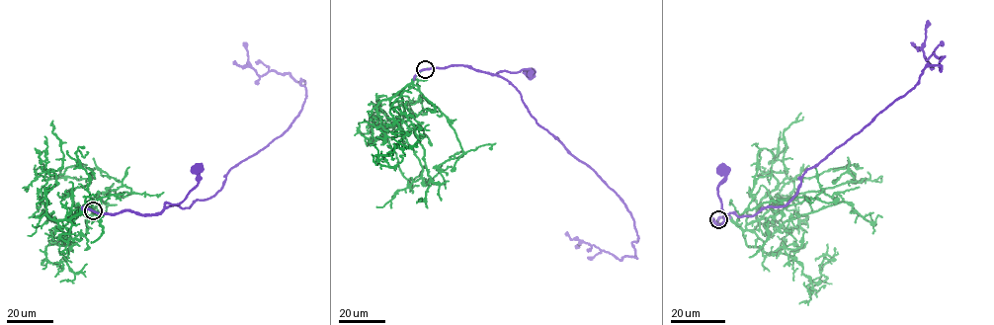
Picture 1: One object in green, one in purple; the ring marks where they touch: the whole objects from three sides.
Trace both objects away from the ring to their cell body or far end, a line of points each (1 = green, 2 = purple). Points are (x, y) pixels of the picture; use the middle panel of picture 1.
1: (425, 69), (378, 104), (377, 121), (374, 124), (372, 121), (396, 154), (403, 176), (413, 180), (423, 166)
2: (425, 69), (465, 65), (494, 75), (524, 69), (530, 69), (530, 72)

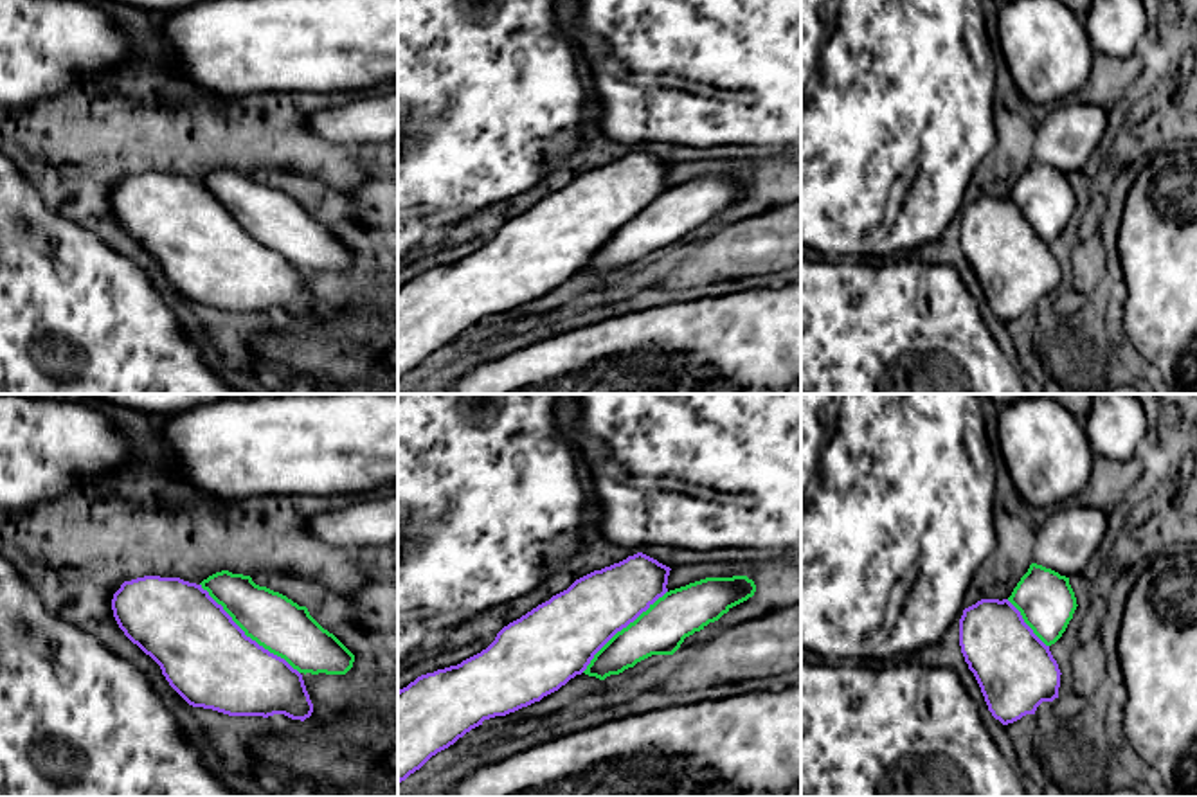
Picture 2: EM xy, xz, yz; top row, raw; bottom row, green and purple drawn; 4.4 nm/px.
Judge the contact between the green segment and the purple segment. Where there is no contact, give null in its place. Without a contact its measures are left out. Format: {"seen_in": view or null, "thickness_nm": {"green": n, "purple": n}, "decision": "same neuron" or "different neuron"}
{"seen_in": "xy", "thickness_nm": {"green": 240, "purple": 400}, "decision": "same neuron"}

